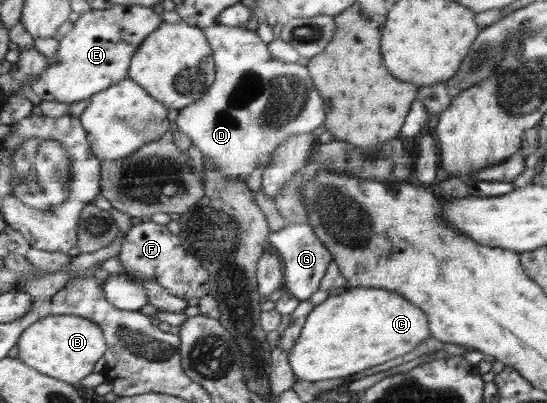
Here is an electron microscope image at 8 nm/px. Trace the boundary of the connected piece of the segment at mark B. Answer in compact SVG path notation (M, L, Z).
M54 315L42 318L31 325L18 342L19 358L24 363L70 384L80 383L90 373L94 373L96 363L105 357L109 350L104 328L98 322L81 315Z

